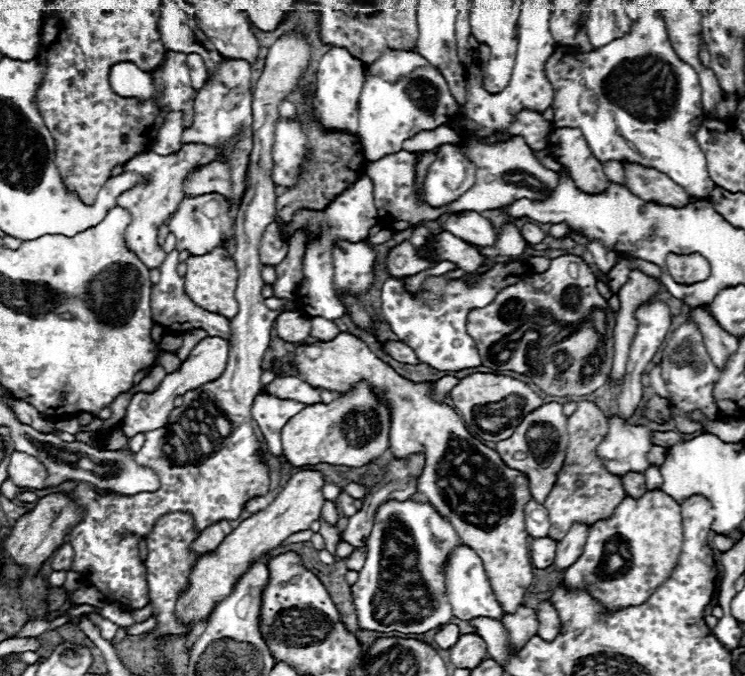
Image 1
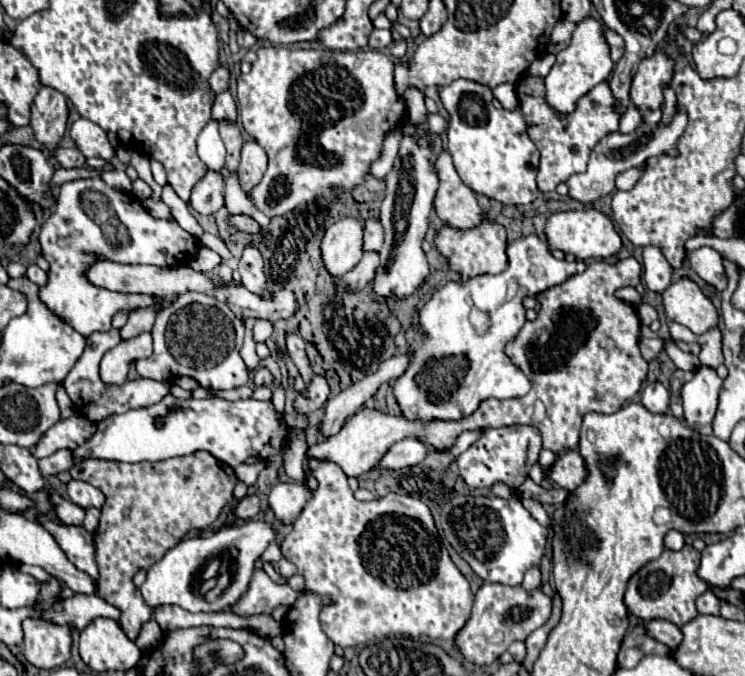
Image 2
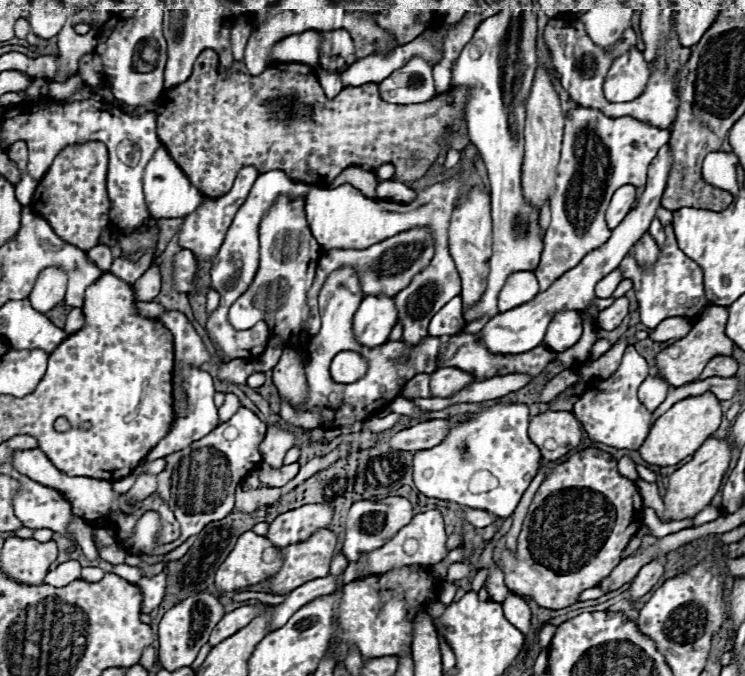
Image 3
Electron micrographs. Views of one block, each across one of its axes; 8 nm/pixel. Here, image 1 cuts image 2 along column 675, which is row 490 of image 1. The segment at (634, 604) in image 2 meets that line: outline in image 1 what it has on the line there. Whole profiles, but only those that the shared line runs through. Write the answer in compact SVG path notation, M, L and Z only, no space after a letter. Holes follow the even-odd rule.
M580 402L578 410L568 418L568 436L570 436L568 454L558 472L554 488L544 500L544 508L548 510L550 518L548 538L560 542L562 536L566 536L566 532L572 528L572 524L586 524L590 528L598 520L612 516L614 508L624 500L626 494L622 488L622 478L610 474L596 454L596 448L604 440L606 432L608 420L594 402Z

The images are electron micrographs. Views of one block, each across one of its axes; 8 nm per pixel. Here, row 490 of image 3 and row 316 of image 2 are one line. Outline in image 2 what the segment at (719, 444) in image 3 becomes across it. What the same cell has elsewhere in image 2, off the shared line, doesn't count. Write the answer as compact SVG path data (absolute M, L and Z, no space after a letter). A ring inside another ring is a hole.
M690 278L674 280L662 292L662 304L668 320L690 328L694 334L704 334L718 324L718 312L714 304Z

